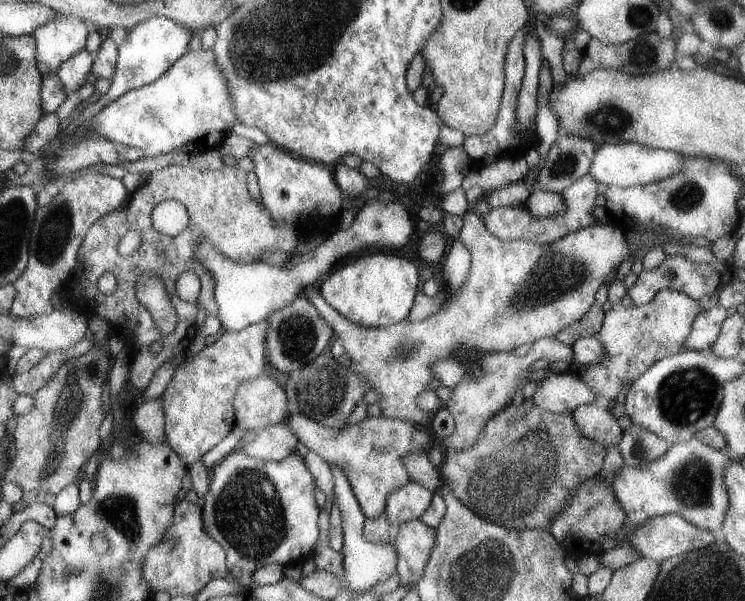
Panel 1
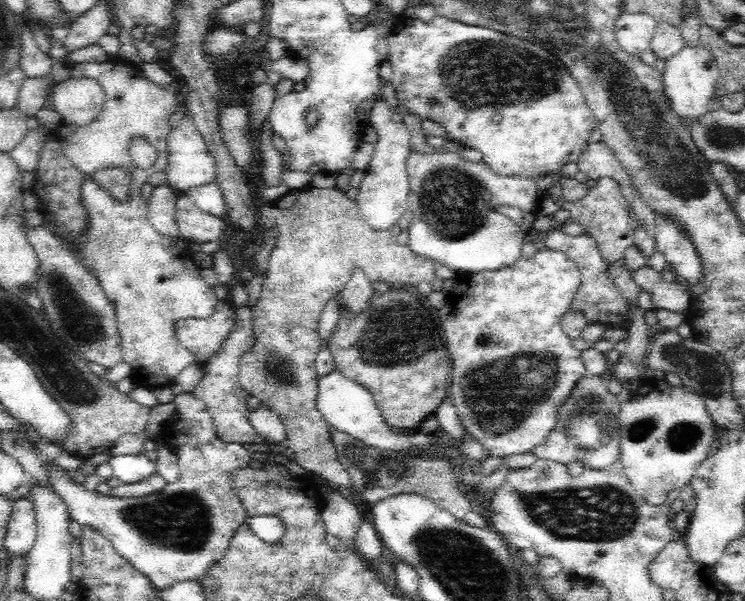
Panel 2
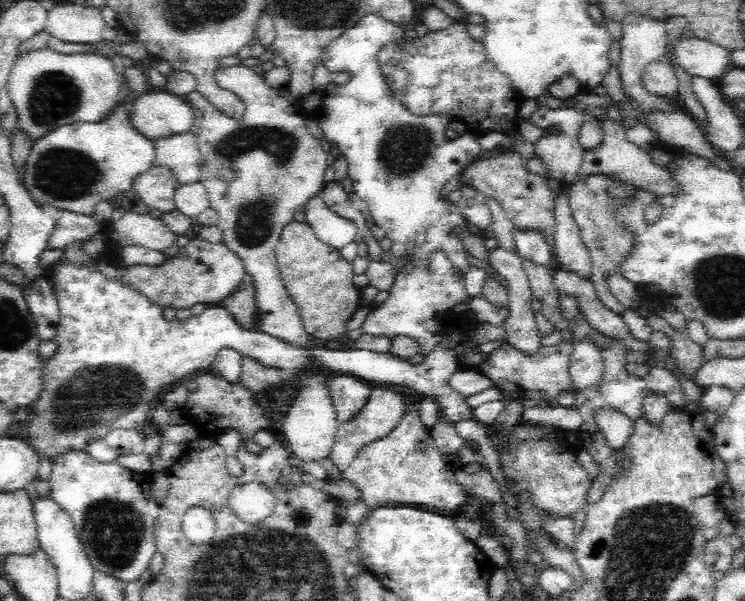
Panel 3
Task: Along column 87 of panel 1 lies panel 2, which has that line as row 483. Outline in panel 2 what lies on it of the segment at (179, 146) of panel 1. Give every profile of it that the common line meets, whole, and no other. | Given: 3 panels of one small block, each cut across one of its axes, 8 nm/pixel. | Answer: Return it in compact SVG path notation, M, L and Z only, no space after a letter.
M141 453L108 456L108 461L117 484L135 484L155 474L154 462Z

